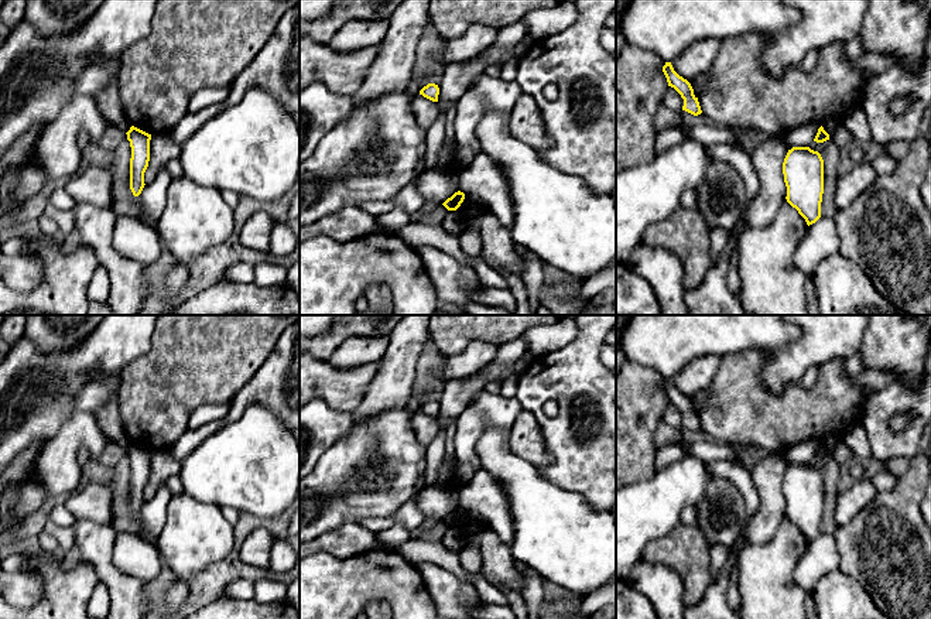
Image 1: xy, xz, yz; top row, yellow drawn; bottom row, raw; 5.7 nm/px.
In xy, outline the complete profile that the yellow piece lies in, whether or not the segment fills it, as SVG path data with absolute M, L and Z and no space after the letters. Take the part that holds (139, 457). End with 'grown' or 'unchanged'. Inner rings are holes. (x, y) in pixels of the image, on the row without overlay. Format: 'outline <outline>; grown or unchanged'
outline M131 442L126 449L131 464L130 475L130 506L138 513L144 505L144 489L150 478L151 451Z; unchanged

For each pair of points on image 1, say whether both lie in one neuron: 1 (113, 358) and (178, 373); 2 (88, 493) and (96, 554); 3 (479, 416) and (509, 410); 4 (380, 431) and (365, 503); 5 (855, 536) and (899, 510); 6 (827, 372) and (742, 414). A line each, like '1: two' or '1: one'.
1: two
2: two
3: one
4: one
5: one
6: one

